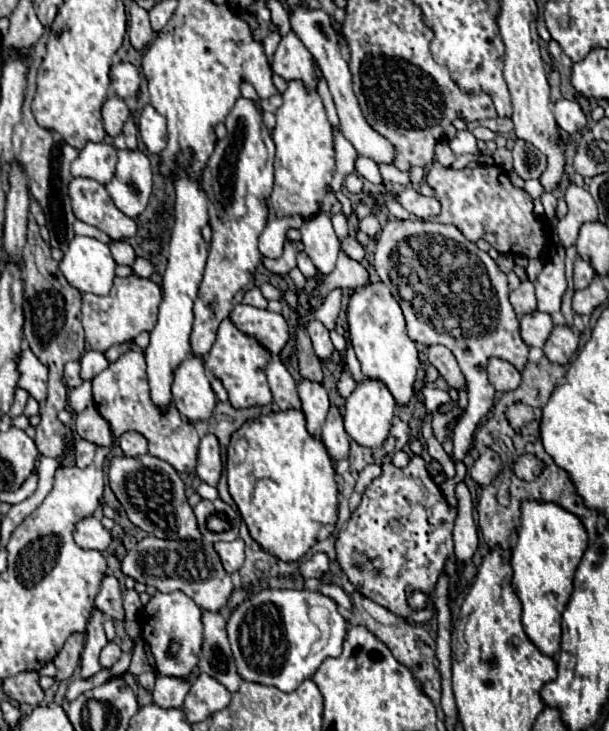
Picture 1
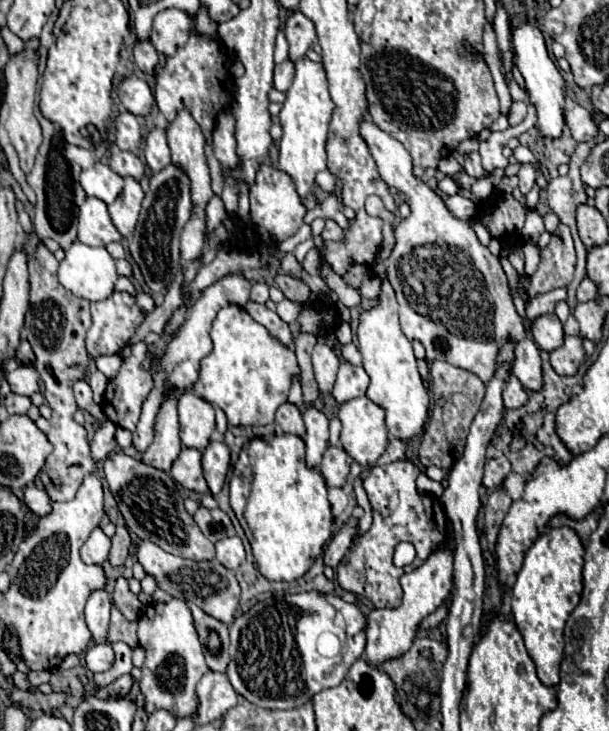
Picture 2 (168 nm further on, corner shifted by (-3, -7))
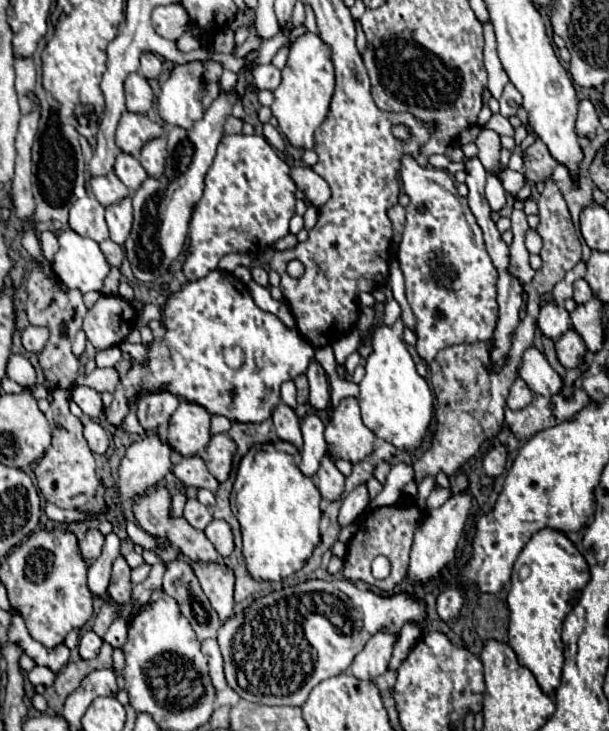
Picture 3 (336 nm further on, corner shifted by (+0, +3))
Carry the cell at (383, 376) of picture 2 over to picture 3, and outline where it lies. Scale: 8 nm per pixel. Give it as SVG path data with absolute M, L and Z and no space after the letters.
M376 323L370 333L370 345L372 353L366 359L366 375L360 381L358 395L362 421L376 437L392 443L394 447L414 451L422 443L432 419L432 391L418 375L416 363L406 349L402 323L396 323L394 327Z

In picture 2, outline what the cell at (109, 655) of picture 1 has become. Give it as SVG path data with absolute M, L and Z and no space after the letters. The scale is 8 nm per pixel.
M95 643L93 647L87 649L85 653L85 665L93 671L93 673L99 673L99 671L107 671L113 663L115 655L113 655L113 649L109 643Z

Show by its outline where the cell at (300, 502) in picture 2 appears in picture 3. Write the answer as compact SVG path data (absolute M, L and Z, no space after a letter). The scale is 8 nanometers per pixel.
M274 441L268 451L254 447L242 457L230 505L242 527L242 553L254 579L280 581L304 567L320 541L320 491L300 469L300 451L288 441Z

